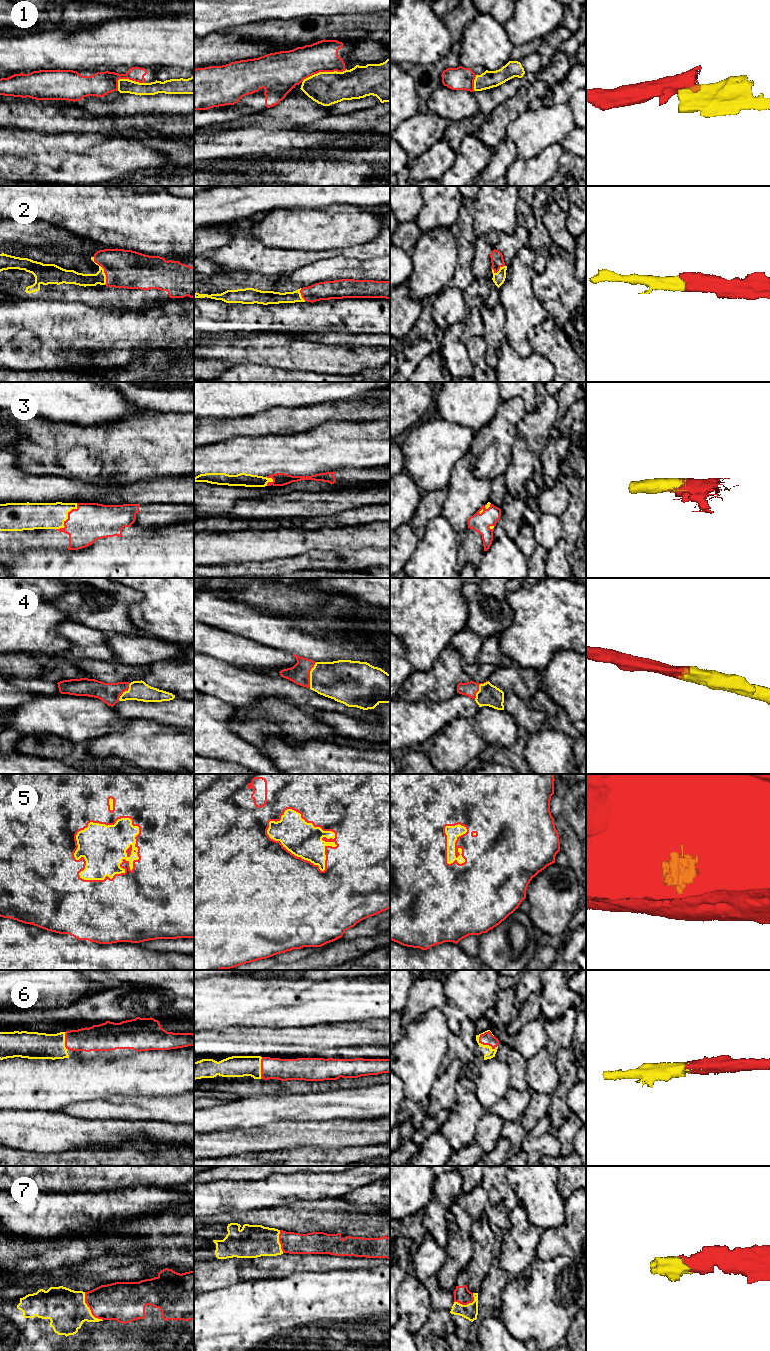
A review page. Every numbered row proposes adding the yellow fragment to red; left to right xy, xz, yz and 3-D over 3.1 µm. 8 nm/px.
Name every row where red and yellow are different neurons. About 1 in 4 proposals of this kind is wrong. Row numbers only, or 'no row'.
1

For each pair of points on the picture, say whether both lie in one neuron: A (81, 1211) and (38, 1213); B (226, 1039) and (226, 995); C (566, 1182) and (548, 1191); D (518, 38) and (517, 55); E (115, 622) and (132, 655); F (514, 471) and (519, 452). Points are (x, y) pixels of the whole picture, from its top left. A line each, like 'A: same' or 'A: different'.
A: same
B: different
C: different
D: different
E: different
F: same

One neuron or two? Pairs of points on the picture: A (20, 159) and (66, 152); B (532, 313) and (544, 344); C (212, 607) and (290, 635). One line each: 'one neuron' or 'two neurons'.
A: one neuron
B: two neurons
C: one neuron

